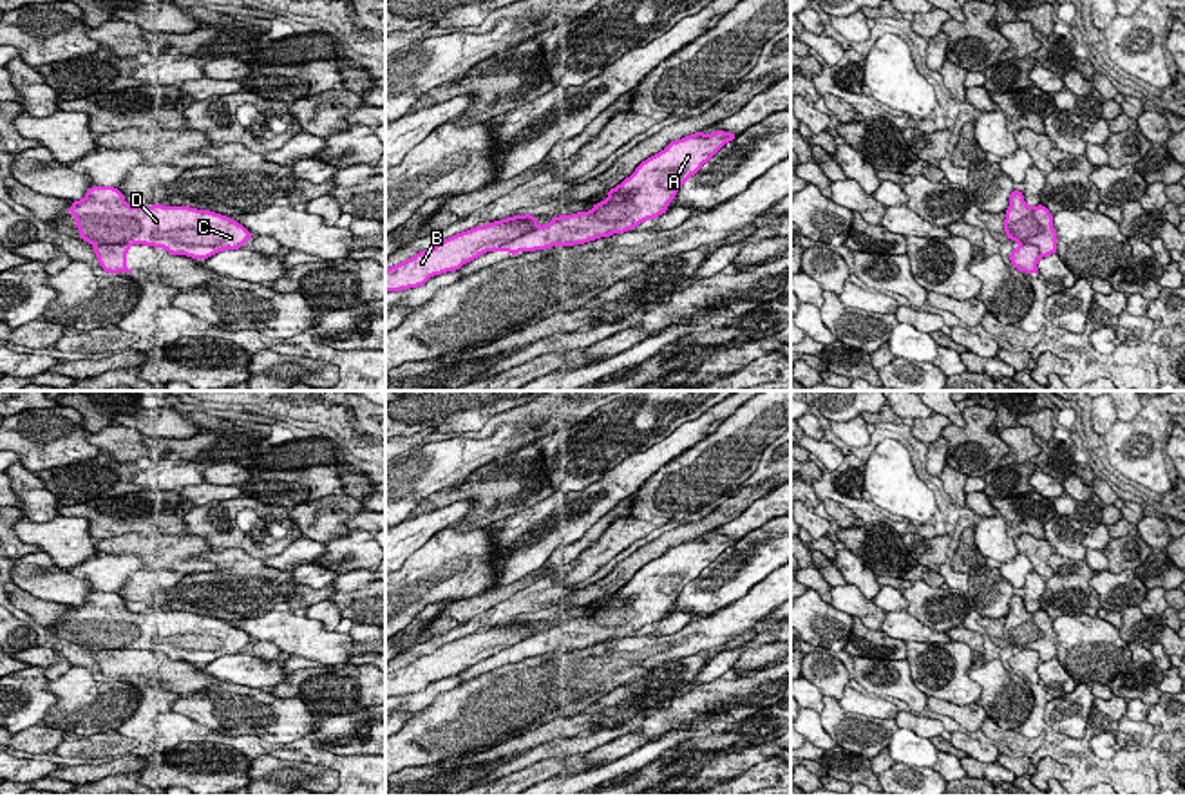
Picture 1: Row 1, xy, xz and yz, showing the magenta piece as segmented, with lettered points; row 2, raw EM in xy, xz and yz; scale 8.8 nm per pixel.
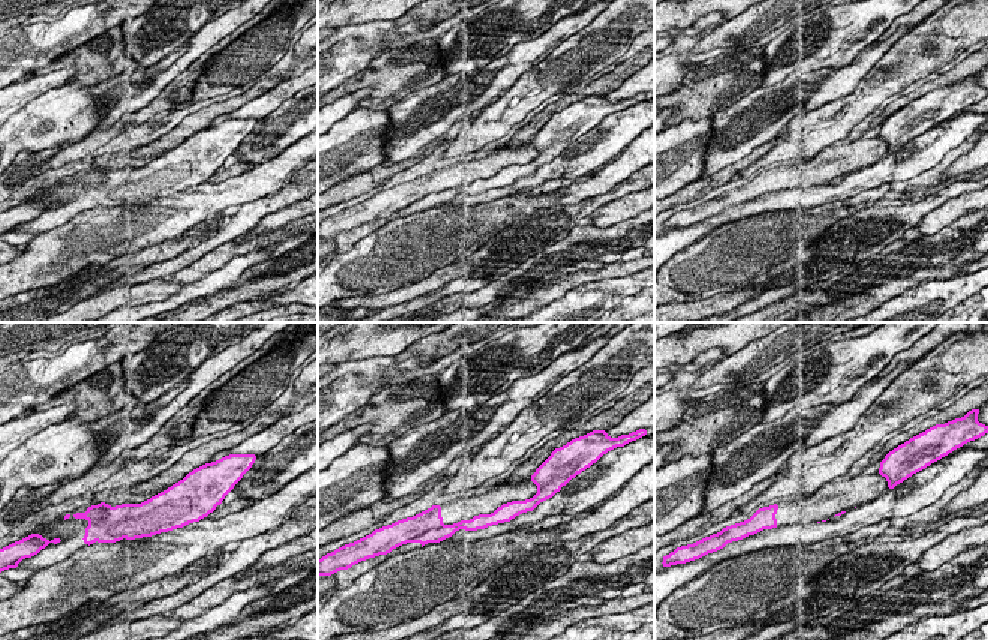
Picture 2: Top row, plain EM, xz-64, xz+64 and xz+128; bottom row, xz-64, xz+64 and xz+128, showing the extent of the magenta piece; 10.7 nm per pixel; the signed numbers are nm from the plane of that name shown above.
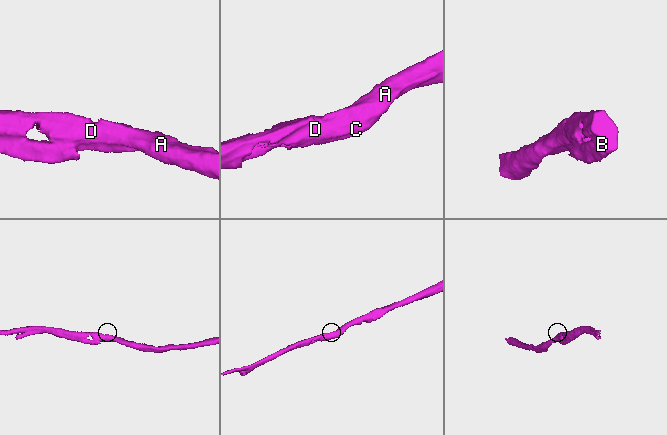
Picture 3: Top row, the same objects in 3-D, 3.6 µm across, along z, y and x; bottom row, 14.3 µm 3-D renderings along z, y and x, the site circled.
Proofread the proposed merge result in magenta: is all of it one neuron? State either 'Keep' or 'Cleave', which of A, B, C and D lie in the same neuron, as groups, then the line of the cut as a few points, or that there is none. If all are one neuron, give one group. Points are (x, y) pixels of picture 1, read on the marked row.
Cleave. Groups: A C D / B. Split along xz (536, 225), (494, 248)

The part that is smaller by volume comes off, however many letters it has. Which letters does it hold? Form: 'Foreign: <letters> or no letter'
Foreign: B

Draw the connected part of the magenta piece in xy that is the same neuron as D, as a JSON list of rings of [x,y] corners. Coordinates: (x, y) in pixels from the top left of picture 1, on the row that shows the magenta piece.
[[[90,186],[67,212],[74,215],[80,239],[89,244],[145,244],[197,261],[241,250],[253,239],[242,224],[210,210],[130,206],[114,186]]]

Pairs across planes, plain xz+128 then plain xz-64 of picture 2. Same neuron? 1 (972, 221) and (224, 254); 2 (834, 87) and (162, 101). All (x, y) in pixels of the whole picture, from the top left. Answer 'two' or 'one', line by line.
1: one
2: two

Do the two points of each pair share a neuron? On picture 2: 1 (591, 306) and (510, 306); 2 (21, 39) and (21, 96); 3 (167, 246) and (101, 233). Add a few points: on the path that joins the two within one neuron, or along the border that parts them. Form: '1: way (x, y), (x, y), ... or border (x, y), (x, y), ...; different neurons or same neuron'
1: border (573, 287), (542, 306); different neurons
2: border (15, 80), (18, 81); different neurons
3: border (173, 237), (149, 245), (138, 252); different neurons

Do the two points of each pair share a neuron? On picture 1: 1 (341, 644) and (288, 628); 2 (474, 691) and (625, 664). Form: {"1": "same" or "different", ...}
{"1": "same", "2": "same"}

